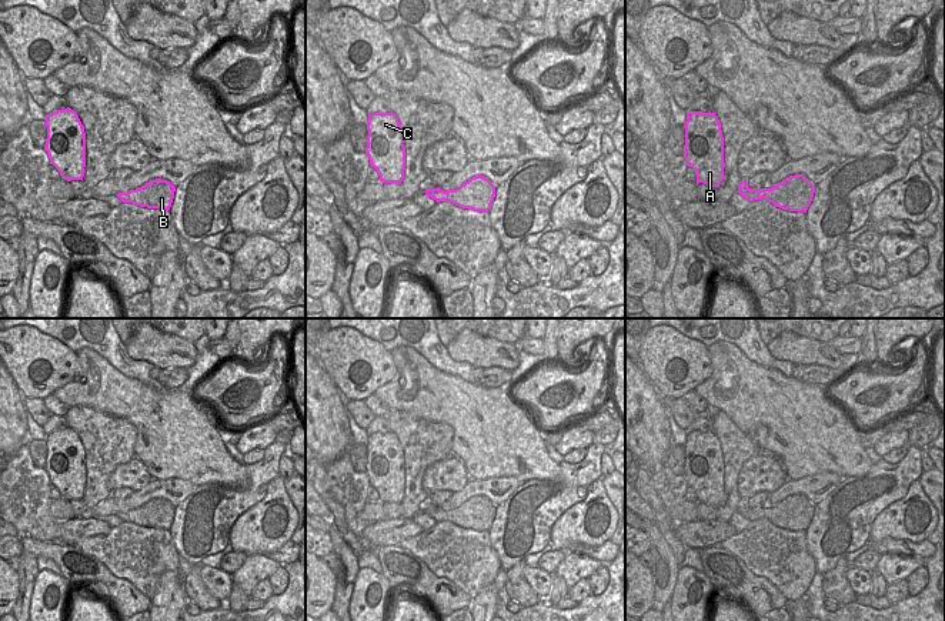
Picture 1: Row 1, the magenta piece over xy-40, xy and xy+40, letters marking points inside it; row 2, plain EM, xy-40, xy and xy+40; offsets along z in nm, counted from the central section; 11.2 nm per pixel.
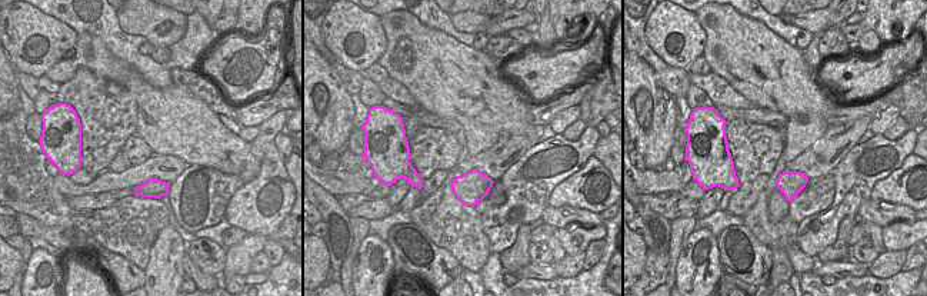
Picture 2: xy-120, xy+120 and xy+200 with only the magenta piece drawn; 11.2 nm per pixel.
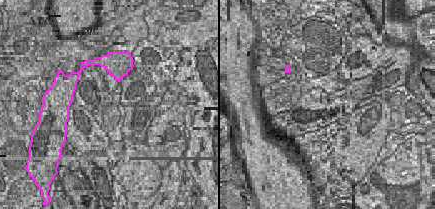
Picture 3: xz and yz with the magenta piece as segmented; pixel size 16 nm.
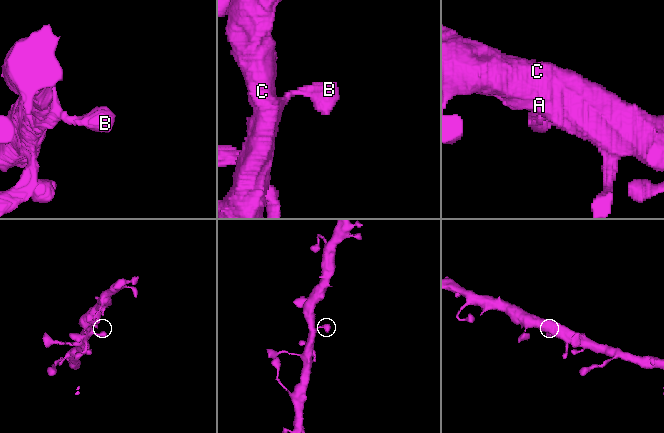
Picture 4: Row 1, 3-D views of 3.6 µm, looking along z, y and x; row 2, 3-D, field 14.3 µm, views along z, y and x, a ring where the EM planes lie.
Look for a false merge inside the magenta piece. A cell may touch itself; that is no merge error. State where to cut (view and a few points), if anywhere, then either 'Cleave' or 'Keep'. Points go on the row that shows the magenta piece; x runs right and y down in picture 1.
No split. Keep

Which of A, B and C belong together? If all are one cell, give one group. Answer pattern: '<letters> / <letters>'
A B C

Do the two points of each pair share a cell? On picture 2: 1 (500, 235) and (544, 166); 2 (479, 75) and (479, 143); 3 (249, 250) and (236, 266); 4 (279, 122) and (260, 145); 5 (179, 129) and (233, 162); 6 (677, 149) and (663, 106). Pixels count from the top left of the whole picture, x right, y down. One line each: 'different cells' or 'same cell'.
1: same cell
2: same cell
3: same cell
4: same cell
5: same cell
6: different cells

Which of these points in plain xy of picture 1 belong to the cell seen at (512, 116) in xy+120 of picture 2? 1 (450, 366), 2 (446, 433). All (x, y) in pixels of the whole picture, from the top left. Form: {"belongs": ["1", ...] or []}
{"belongs": []}

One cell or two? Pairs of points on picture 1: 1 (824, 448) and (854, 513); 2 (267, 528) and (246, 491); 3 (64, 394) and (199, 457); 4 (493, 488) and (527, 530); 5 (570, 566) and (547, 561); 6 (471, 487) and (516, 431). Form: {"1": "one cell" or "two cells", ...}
{"1": "two cells", "2": "two cells", "3": "one cell", "4": "two cells", "5": "two cells", "6": "two cells"}

